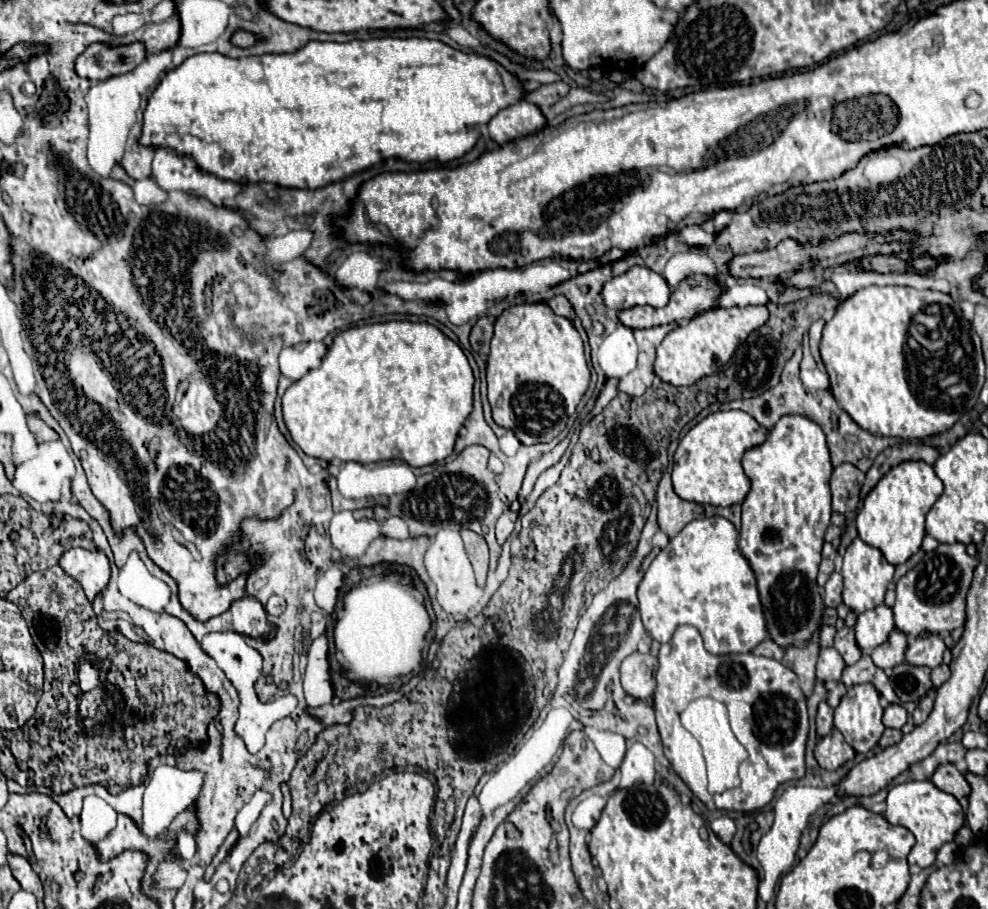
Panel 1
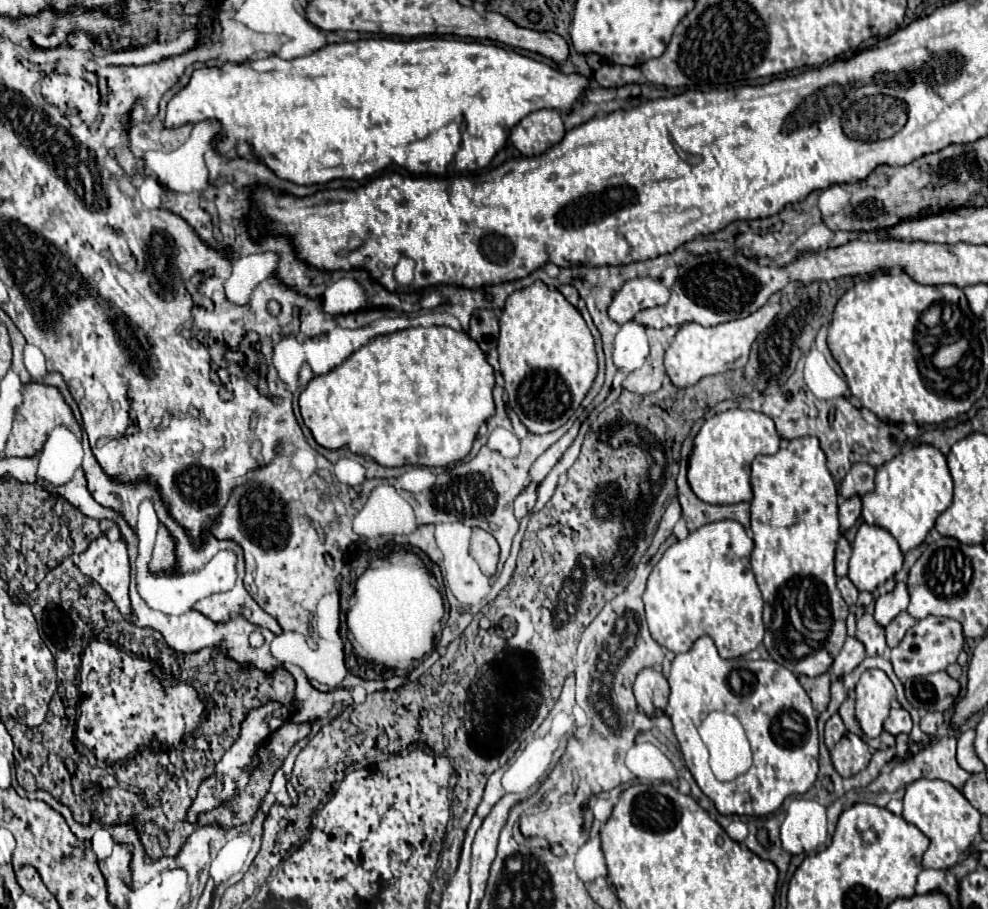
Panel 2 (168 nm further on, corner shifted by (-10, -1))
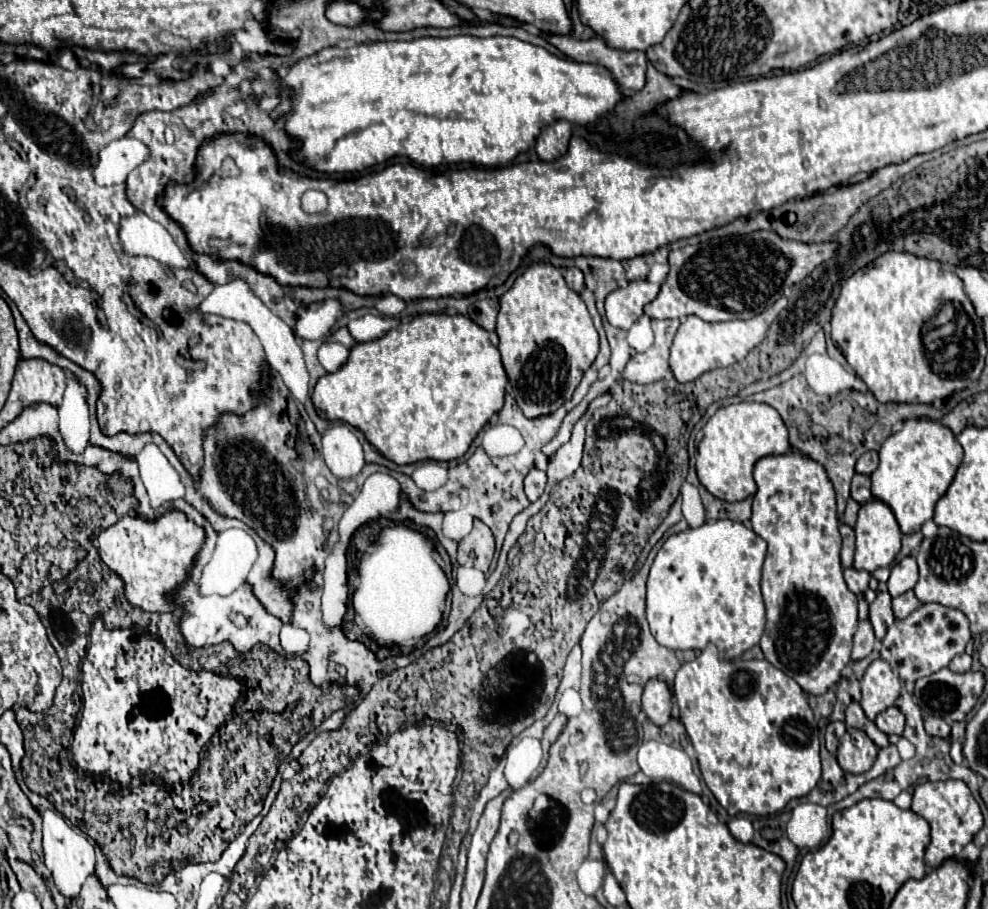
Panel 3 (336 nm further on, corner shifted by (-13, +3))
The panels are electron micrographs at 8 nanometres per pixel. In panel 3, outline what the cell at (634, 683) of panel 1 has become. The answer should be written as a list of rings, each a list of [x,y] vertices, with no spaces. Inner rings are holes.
[[[649,680],[645,684],[641,708],[657,726],[663,726],[671,720],[671,690],[663,680]]]

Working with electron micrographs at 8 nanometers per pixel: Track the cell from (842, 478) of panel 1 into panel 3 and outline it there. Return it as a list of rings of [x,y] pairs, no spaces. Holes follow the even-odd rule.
[[[865,452],[865,454],[857,460],[855,470],[857,470],[859,474],[871,474],[877,466],[879,466],[879,454],[877,454],[877,452]]]

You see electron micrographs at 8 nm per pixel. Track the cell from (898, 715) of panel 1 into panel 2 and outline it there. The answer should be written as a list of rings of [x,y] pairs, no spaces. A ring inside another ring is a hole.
[[[894,708],[890,710],[888,720],[884,722],[884,730],[890,734],[900,734],[900,732],[910,732],[912,730],[912,718],[904,708]]]

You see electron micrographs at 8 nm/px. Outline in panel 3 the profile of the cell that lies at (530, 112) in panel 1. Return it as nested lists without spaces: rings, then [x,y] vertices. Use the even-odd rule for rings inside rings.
[[[565,120],[553,122],[547,128],[543,128],[539,138],[537,138],[537,144],[535,144],[539,158],[543,162],[553,162],[553,160],[561,158],[569,148],[571,136],[573,136],[571,124]]]

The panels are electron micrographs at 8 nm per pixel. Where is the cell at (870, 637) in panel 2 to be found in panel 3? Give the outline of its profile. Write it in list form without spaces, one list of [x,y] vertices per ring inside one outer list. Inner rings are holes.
[[[877,592],[875,602],[869,606],[869,620],[873,624],[877,640],[881,640],[887,632],[887,628],[893,624],[895,616],[891,610],[891,596],[887,592]]]

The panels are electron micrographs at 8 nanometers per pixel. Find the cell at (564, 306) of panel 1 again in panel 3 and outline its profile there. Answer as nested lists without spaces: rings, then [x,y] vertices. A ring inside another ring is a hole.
[[[575,266],[573,268],[565,268],[563,270],[563,276],[567,280],[567,286],[573,288],[575,292],[579,292],[583,288],[583,274],[581,274],[579,268],[575,268]]]

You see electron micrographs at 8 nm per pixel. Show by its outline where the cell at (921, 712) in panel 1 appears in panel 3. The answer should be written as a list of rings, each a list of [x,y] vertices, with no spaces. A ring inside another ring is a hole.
[[[929,716],[925,720],[925,732],[929,736],[937,736],[937,738],[949,738],[951,734],[951,726],[947,720],[943,718],[937,718],[937,716]]]

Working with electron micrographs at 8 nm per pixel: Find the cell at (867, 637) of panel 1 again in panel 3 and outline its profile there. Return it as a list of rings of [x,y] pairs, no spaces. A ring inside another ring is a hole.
[[[905,556],[899,564],[895,564],[891,568],[891,576],[889,576],[889,594],[895,598],[907,590],[911,590],[917,584],[919,578],[919,570],[917,570],[917,562],[913,556]]]

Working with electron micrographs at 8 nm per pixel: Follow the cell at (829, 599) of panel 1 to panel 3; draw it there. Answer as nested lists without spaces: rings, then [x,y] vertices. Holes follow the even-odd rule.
[[[845,568],[843,574],[845,574],[845,582],[849,590],[857,596],[863,596],[863,592],[869,588],[871,574],[867,570],[855,570],[855,568]]]

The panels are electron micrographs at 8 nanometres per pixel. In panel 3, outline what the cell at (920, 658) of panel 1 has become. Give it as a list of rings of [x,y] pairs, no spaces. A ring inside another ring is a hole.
[[[921,604],[909,618],[895,620],[893,626],[889,626],[879,644],[879,654],[903,682],[915,682],[945,668],[953,656],[965,652],[969,640],[969,620],[961,610],[941,604]]]

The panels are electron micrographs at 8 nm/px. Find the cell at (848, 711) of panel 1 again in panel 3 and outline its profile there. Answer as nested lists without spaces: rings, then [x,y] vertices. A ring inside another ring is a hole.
[[[873,660],[861,680],[861,708],[869,720],[895,704],[901,692],[901,678],[883,660]]]

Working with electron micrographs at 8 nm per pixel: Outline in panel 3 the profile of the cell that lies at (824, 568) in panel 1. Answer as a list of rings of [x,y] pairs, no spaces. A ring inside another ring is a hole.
[[[841,524],[839,526],[841,530],[841,536],[843,536],[843,548],[841,548],[841,564],[843,568],[849,568],[853,566],[853,552],[855,552],[855,534],[853,534],[853,528],[847,526],[847,524]]]

